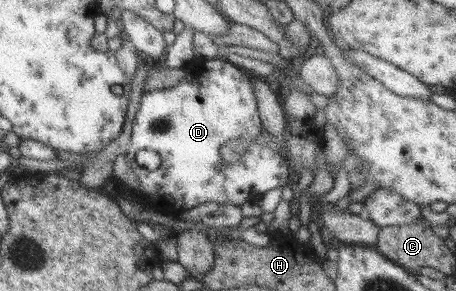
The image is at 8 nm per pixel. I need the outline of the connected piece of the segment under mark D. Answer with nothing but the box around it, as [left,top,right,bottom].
[123,57,292,212]

